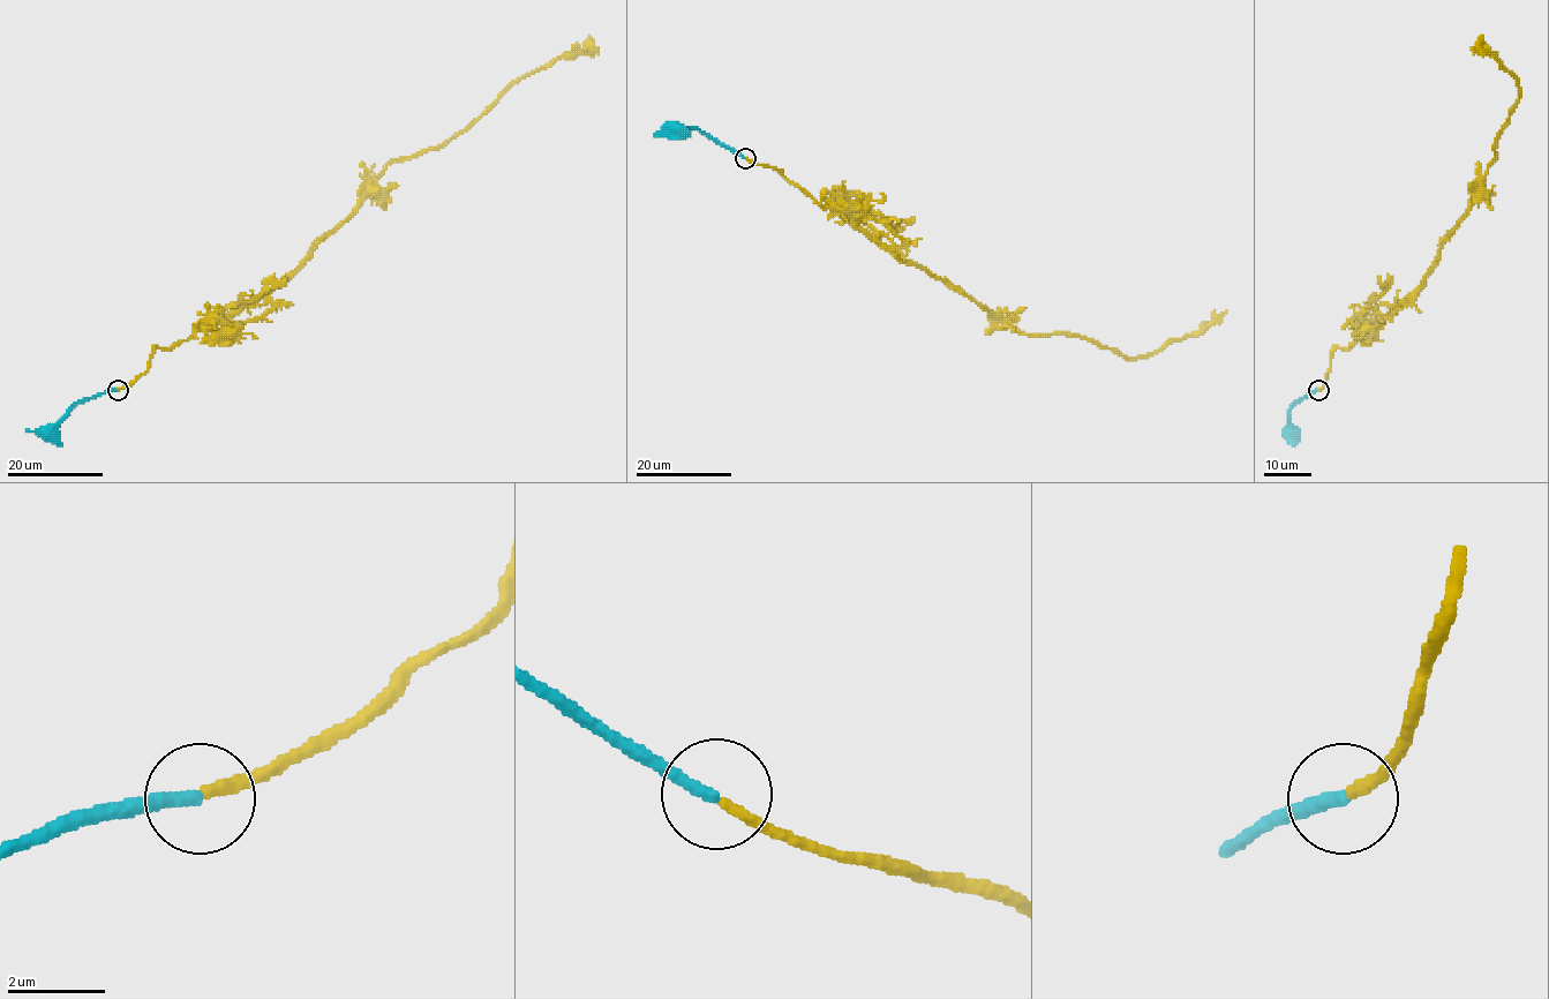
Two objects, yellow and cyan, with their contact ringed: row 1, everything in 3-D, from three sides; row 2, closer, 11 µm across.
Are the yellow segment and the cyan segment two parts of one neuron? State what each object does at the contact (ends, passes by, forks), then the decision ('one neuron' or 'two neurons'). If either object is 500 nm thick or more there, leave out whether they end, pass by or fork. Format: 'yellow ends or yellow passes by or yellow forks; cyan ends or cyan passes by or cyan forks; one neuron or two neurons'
yellow ends; cyan ends; two neurons

